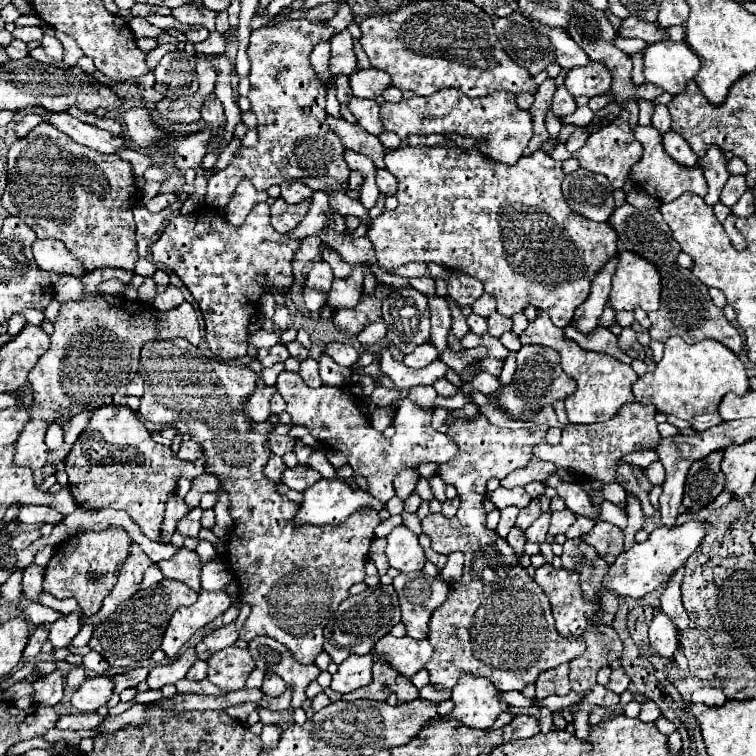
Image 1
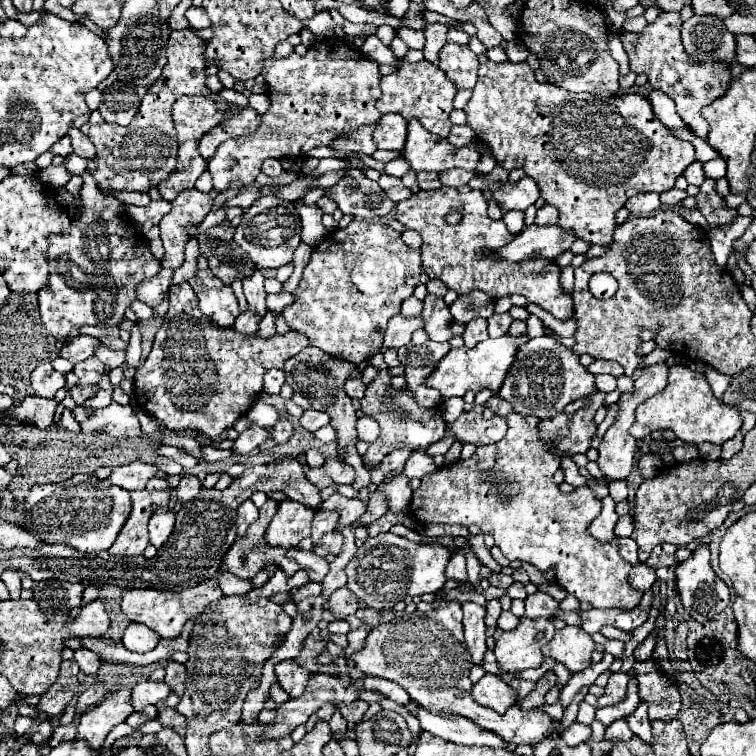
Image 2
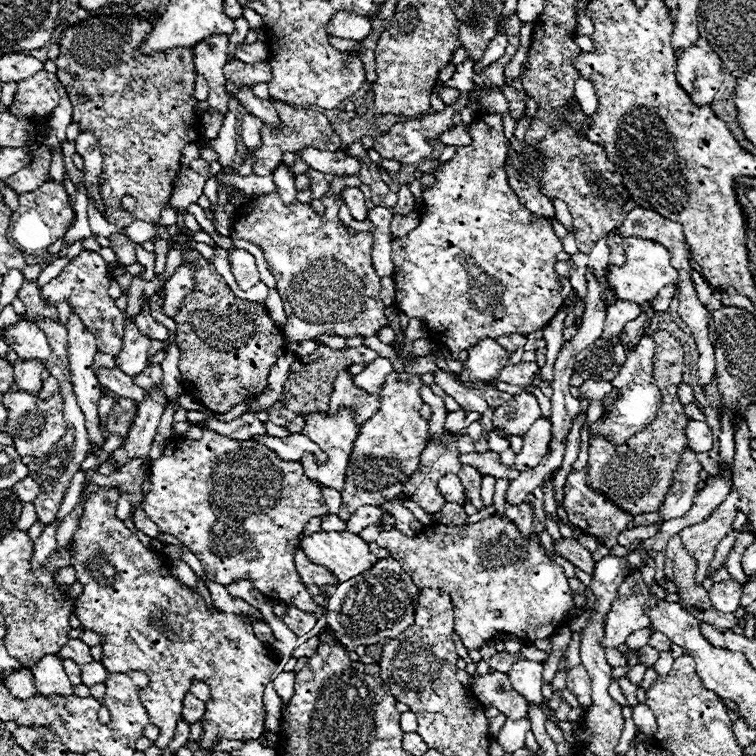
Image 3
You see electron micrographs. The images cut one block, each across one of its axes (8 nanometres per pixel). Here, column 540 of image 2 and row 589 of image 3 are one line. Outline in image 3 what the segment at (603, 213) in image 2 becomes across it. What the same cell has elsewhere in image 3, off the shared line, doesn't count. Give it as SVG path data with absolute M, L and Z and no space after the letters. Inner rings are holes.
M90 484L86 486L84 494L88 496L84 504L84 514L72 538L72 544L74 544L72 566L76 570L76 578L84 584L84 592L78 598L76 616L82 622L84 630L92 630L104 636L104 642L100 644L104 654L102 664L106 666L110 674L144 670L150 676L150 686L144 688L144 706L150 712L152 724L156 724L162 732L154 744L160 750L168 748L174 736L176 722L182 716L184 694L194 680L208 684L212 690L212 700L206 702L204 736L200 738L206 750L212 750L220 738L244 740L244 742L258 740L264 730L262 694L266 684L274 680L278 664L270 658L268 646L254 636L248 616L210 610L196 590L184 586L176 576L172 576L162 556L148 550L124 526L124 522L116 518L116 504L118 504L116 490Z

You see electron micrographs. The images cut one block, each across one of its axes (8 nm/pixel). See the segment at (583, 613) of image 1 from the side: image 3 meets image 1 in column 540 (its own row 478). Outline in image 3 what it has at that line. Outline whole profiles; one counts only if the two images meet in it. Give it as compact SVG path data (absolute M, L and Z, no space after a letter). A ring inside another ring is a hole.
M588 466L578 470L578 472L570 472L568 474L568 480L564 484L564 508L566 508L566 514L568 514L568 520L572 524L576 524L578 528L584 530L584 534L590 534L594 536L600 544L604 544L606 548L614 548L618 546L618 536L620 532L626 528L628 522L632 522L634 516L630 516L628 512L620 510L612 500L608 500L604 494L596 492L590 488L588 484Z

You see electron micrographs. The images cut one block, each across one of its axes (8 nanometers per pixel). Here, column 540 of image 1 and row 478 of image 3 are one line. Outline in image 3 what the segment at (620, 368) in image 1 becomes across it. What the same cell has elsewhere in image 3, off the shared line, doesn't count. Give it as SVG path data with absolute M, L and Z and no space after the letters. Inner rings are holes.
M340 408L336 416L332 416L330 412L308 412L308 414L300 414L306 424L302 428L302 434L308 436L310 440L314 440L326 454L328 460L324 464L318 464L318 460L314 458L314 454L306 454L302 458L302 466L306 468L306 476L310 476L310 480L334 488L338 492L344 490L344 478L346 478L346 468L348 468L348 460L354 448L354 440L358 434L358 424L354 420L354 408Z

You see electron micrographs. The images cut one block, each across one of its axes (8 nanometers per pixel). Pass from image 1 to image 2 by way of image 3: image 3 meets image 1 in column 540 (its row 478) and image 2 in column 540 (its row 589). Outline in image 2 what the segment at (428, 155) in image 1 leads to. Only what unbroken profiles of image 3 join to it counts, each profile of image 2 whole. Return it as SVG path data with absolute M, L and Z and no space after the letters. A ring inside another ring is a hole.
M470 186L462 188L438 188L438 190L420 190L418 194L412 194L408 200L396 204L396 220L422 236L422 262L424 262L424 272L428 278L440 278L450 290L458 294L468 294L470 290L484 290L492 300L500 296L510 296L510 294L522 294L526 296L528 302L538 304L540 308L548 310L554 318L558 320L568 320L574 316L574 300L570 292L564 292L562 282L560 282L560 272L562 268L554 260L546 258L528 258L524 262L508 262L496 254L500 246L506 246L516 238L516 234L508 234L506 226L502 220L490 220L486 214L486 200L480 190L472 190ZM458 212L460 222L458 224L448 224L448 214Z

